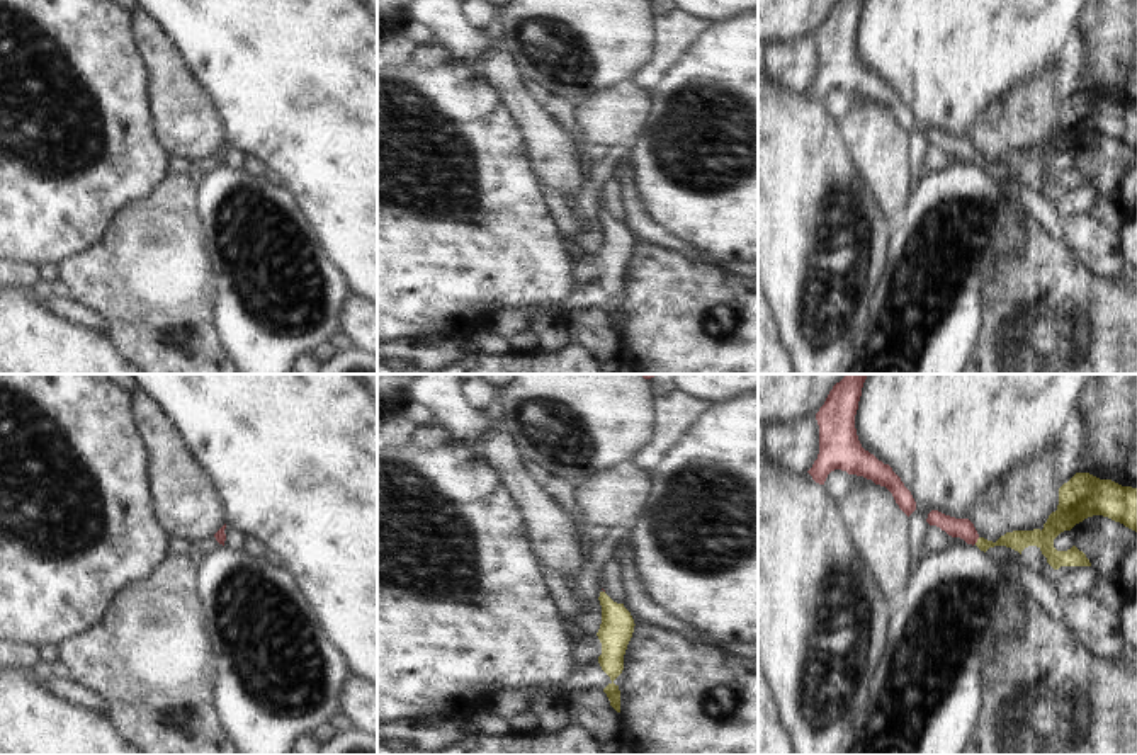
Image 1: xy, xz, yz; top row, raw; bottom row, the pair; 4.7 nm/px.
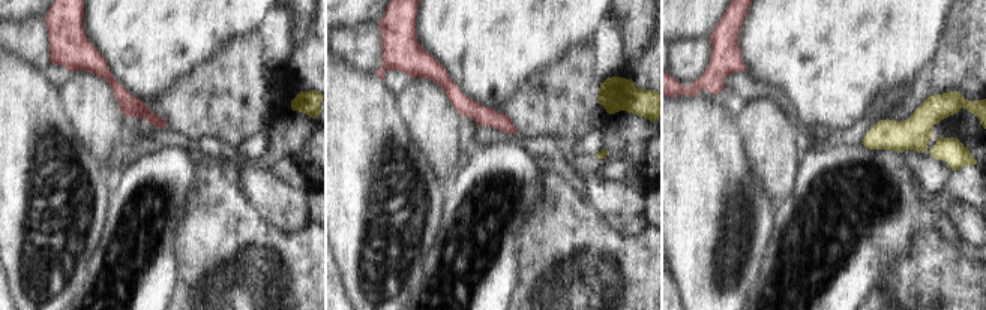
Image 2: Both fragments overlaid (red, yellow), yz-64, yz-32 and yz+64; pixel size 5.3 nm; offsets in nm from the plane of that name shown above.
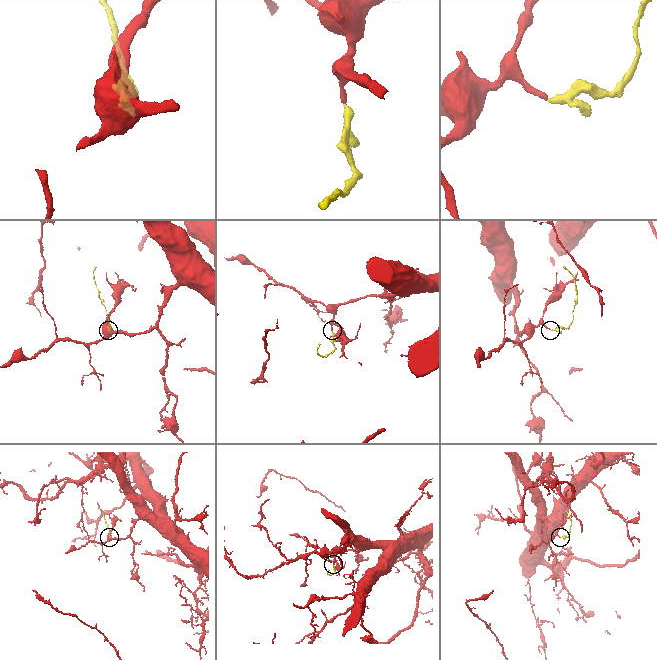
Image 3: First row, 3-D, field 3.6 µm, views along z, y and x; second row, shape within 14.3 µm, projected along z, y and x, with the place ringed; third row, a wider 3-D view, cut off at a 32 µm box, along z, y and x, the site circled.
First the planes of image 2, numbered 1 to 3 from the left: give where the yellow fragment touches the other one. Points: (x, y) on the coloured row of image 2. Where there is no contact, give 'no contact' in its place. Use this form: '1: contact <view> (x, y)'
1: no contact
2: no contact
3: no contact

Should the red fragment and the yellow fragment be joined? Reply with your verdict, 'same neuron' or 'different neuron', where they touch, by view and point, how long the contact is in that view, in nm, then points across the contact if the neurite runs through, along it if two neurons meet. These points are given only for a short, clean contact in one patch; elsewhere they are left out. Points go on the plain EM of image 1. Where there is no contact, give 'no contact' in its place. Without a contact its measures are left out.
same neuron; contact yz (976, 160); length 40 nm; way yz (957, 147), (962, 147), (976, 160), (998, 162), (1018, 158)

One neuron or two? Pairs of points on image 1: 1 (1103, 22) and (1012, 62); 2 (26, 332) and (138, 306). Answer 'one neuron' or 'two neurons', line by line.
1: two neurons
2: two neurons

